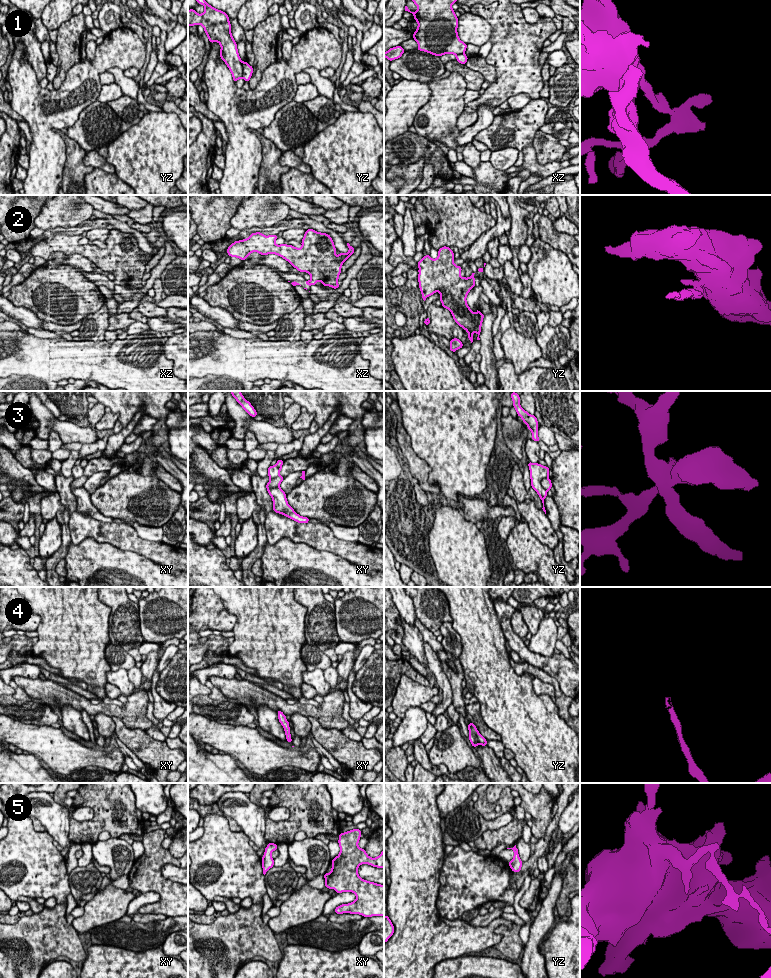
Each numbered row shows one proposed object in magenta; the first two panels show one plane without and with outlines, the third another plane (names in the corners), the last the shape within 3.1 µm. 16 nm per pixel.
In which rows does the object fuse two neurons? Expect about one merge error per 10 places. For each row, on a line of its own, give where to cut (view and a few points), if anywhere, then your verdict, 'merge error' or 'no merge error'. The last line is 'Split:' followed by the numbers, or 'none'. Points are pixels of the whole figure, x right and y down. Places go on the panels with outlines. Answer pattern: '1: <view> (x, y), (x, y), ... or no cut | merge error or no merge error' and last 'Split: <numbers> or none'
1: yz (242, 62), (243, 76) | merge error
2: xz (309, 281), (311, 284) | merge error
3: yz (547, 476), (541, 480), (541, 485), (546, 491) | merge error
4: no cut | no merge error
5: no cut | no merge error
Split: 1, 2, 3

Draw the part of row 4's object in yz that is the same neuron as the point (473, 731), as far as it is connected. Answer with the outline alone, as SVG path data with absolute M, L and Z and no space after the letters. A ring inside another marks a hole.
M469 722L468 730L469 740L474 748L476 748L477 745L487 745L487 740L480 735L479 731L476 729L476 726L473 723Z

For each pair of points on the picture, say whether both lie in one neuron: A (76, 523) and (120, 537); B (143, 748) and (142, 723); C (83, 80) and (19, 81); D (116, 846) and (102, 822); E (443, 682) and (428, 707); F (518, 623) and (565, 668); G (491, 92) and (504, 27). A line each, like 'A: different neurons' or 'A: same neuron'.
A: same neuron
B: different neurons
C: same neuron
D: different neurons
E: different neurons
F: different neurons
G: same neuron

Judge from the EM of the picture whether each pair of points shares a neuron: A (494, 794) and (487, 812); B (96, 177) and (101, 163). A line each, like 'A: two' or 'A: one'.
A: two
B: two

